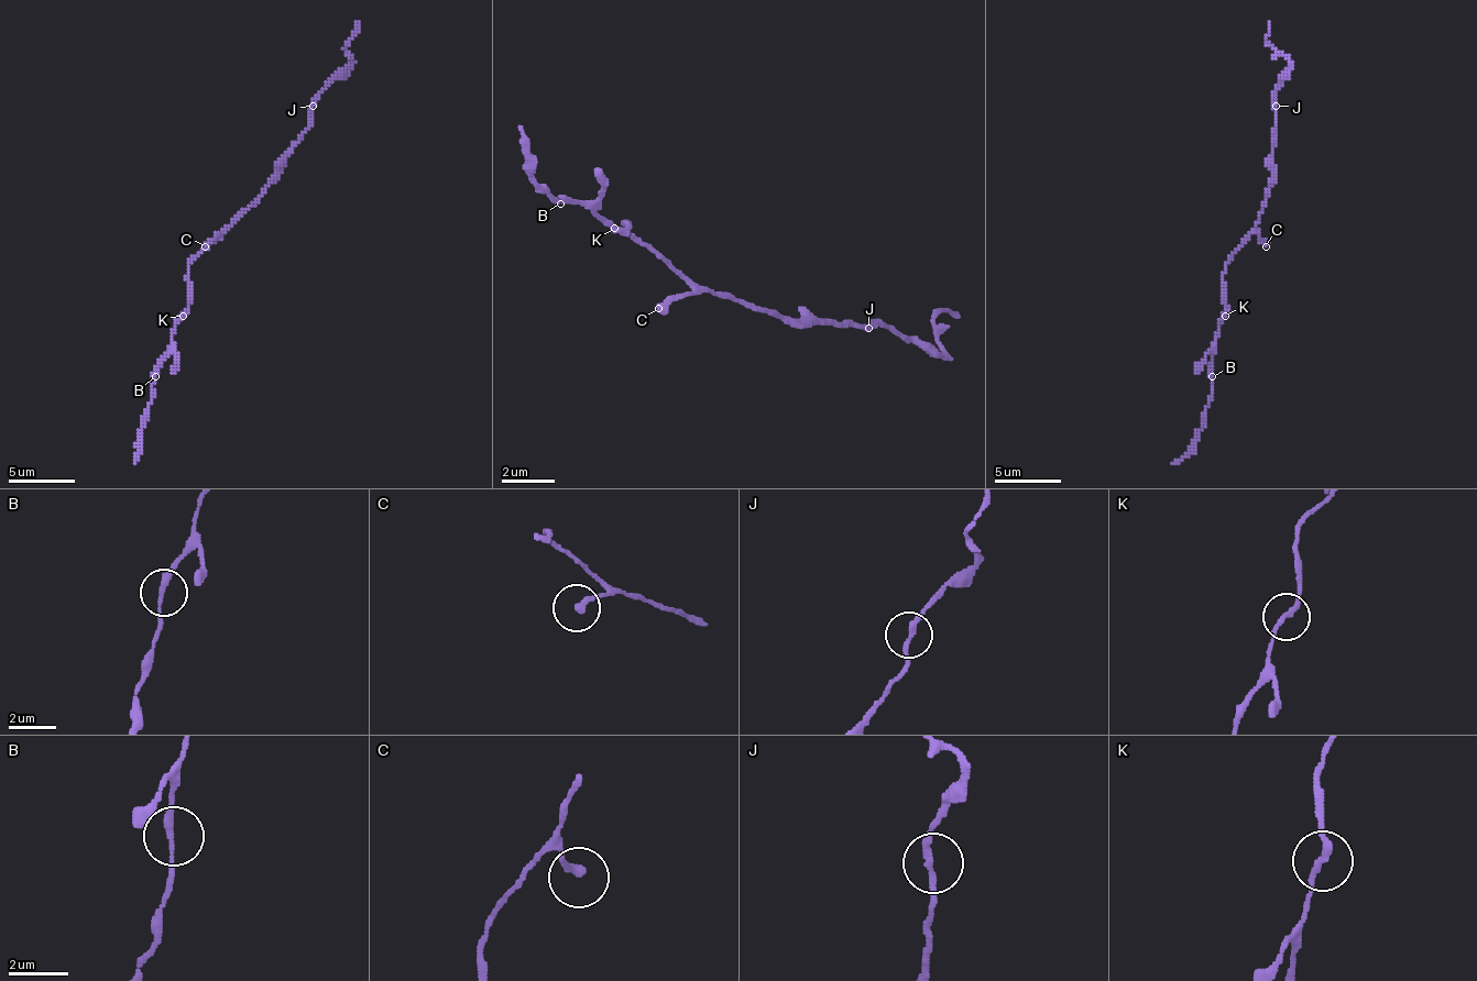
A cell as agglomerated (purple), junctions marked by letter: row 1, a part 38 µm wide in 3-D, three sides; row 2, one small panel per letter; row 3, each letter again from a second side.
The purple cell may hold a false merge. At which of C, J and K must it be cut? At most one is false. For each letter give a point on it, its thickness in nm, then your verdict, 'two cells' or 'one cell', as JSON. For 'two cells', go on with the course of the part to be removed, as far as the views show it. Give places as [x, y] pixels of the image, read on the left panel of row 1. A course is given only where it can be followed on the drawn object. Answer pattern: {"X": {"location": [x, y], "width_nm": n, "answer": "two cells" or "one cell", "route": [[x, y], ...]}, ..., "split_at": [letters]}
{"C": {"location": [205, 246], "width_nm": 280, "answer": "one cell"}, "J": {"location": [313, 106], "width_nm": 200, "answer": "one cell"}, "K": {"location": [183, 316], "width_nm": 200, "answer": "one cell"}, "split_at": []}

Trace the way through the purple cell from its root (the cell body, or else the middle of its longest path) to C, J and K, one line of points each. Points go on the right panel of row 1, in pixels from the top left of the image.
C: (1249, 235), (1256, 232), (1266, 246)
J: (1249, 235), (1259, 219), (1272, 176), (1276, 106)
K: (1249, 235), (1225, 266), (1222, 276), (1225, 316)

